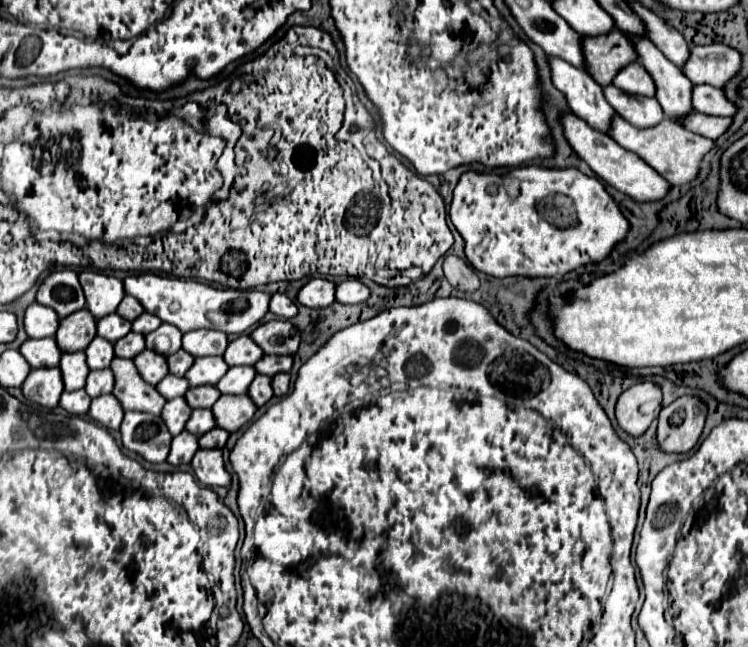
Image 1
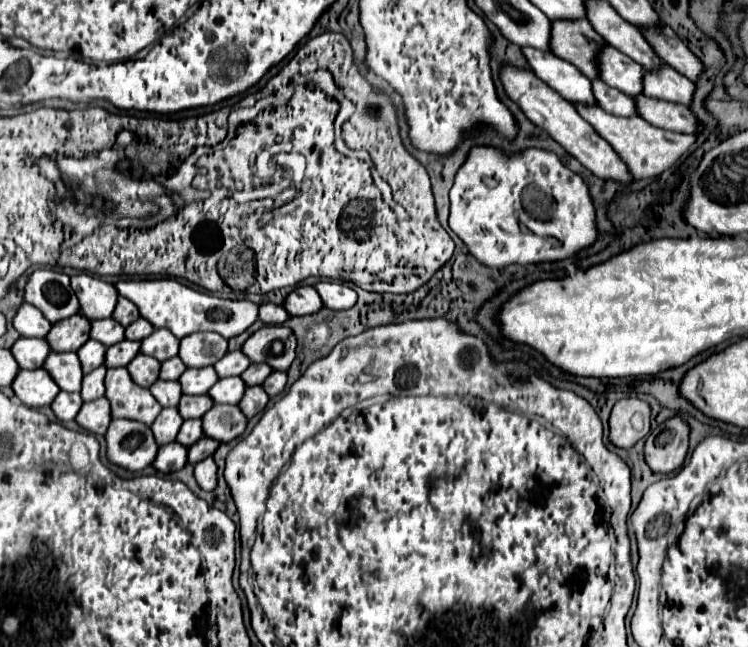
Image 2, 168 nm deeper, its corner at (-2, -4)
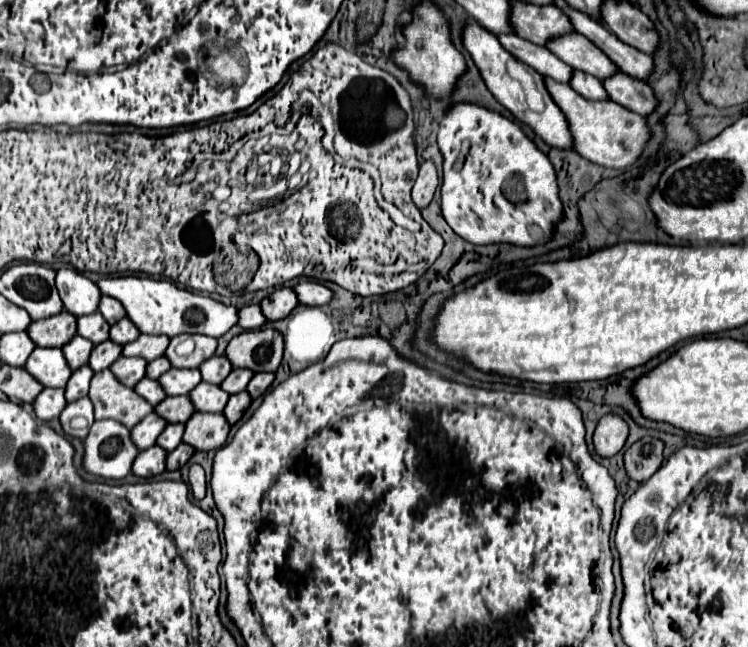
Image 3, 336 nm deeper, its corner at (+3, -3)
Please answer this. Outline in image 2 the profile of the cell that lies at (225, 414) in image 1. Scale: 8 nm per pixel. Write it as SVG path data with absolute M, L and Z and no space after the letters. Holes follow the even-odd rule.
M213 405L203 417L203 435L219 443L227 443L243 435L247 417L237 405Z

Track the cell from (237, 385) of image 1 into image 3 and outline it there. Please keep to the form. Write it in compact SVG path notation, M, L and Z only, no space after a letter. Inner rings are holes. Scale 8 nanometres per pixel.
M200 382L190 392L190 400L194 402L194 408L198 412L222 412L226 408L228 398L230 398L228 392L224 392L216 384L208 384L208 382Z

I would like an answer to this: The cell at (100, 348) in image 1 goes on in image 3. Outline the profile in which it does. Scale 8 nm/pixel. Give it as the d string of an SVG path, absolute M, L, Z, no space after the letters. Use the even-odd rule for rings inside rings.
M74 336L62 350L64 350L64 356L66 356L66 362L72 370L78 370L82 366L88 364L88 358L90 358L90 352L92 352L94 344L82 336Z

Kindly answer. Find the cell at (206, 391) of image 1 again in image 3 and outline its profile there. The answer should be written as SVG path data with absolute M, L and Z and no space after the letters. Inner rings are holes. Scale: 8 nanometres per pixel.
M168 396L154 408L168 422L186 422L194 414L194 404L188 396Z

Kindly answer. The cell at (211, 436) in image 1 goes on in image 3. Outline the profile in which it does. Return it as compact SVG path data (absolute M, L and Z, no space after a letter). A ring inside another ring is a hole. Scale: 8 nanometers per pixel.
M182 442L174 452L168 454L166 468L168 468L168 470L178 470L178 468L182 468L182 466L192 458L194 452L196 452L196 448L192 448L192 446L188 446L188 444Z

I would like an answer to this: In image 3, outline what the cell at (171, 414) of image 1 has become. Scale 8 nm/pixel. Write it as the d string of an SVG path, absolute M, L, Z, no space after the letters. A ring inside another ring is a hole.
M156 412L148 414L142 422L138 422L138 426L132 428L132 436L134 436L138 450L146 450L146 448L154 446L158 436L164 432L166 424L168 422L164 418L160 418Z

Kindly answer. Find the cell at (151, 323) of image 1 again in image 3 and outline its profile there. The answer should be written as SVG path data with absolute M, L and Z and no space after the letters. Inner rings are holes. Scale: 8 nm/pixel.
M122 318L120 322L116 322L110 328L110 340L118 342L118 344L128 344L132 340L136 340L140 336L140 330L134 326L134 322L130 318Z

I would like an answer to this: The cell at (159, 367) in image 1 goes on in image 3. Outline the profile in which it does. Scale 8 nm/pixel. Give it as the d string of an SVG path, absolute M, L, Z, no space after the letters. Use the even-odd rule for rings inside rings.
M118 358L110 370L114 372L114 376L128 388L134 388L144 376L146 376L146 366L148 362L144 358Z

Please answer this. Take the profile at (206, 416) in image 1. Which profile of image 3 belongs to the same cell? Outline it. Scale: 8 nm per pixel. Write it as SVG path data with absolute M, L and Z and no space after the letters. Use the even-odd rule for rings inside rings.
M168 424L156 444L162 446L166 452L172 452L182 442L182 434L184 434L184 424Z

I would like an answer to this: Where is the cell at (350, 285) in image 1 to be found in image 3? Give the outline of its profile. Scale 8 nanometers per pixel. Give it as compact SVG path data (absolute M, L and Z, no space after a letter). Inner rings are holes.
M302 280L294 290L300 302L306 306L324 306L334 298L334 292L324 284L320 284L318 280Z

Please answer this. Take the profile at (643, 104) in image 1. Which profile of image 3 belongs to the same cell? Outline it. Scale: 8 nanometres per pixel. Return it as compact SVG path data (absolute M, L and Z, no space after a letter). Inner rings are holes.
M576 70L576 72L574 72L574 78L570 80L570 86L572 86L578 94L582 94L584 98L588 98L588 100L608 100L608 94L606 94L602 82L600 82L598 78L586 74L586 72Z

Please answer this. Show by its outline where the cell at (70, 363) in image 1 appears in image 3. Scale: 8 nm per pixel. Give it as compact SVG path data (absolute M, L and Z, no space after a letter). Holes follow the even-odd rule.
M36 348L26 362L26 370L48 388L64 388L72 376L60 348Z

